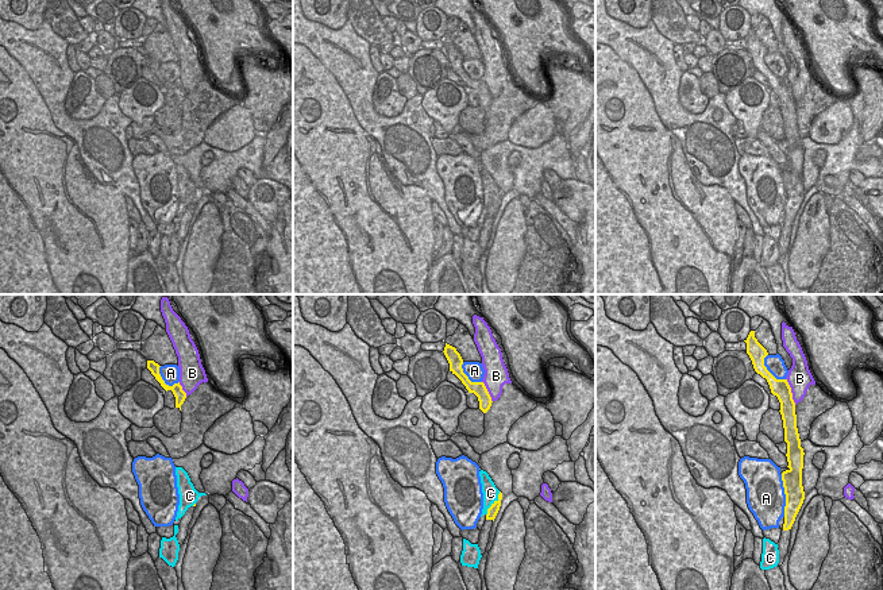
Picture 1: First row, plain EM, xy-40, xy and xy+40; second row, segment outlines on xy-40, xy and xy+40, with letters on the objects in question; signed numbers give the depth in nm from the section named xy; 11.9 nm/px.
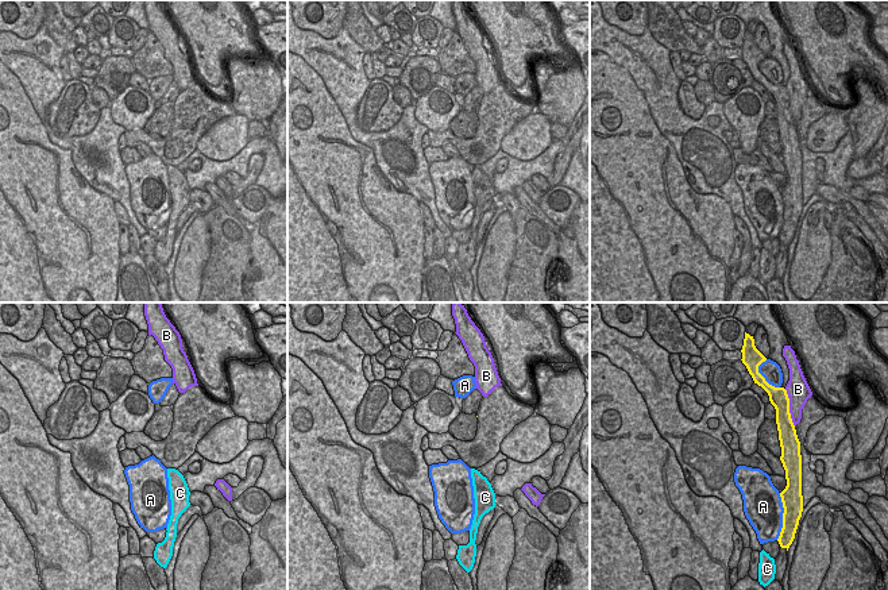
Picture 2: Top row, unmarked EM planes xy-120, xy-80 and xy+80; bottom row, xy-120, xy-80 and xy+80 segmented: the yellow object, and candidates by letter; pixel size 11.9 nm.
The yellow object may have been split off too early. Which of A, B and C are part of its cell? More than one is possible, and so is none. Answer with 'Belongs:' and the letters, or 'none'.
Belongs: none

